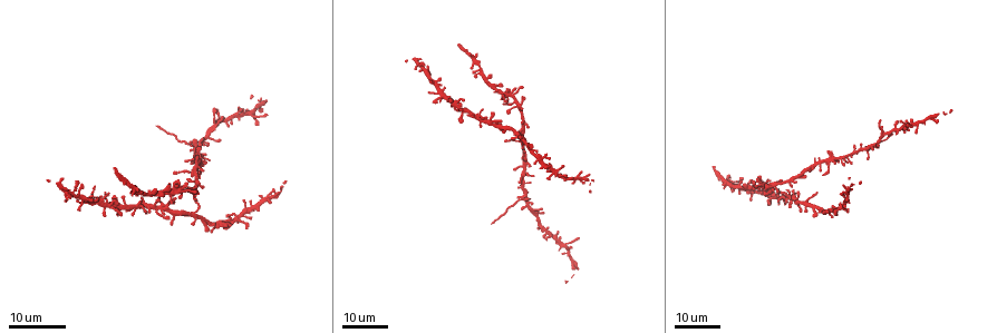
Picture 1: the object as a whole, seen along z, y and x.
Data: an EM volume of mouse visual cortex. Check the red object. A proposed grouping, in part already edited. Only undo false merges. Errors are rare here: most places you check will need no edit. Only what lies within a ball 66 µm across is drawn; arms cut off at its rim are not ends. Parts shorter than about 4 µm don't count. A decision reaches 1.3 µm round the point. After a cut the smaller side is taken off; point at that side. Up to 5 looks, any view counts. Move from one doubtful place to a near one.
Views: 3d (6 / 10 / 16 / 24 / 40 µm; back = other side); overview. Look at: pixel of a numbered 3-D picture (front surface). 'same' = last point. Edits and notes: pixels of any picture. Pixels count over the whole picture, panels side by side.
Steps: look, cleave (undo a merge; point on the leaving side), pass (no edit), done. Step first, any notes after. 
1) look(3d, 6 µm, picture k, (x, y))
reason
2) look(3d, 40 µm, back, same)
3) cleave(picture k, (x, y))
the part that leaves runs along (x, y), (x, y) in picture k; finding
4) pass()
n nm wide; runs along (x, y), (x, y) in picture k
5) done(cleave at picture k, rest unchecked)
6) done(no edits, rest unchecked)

look(3d, 24 µm, picture 1, (757, 192))
calibre changes

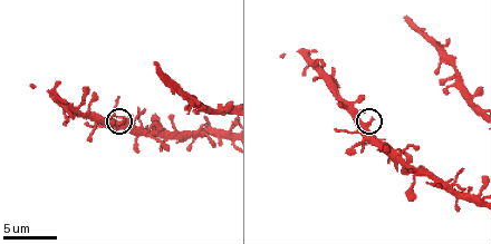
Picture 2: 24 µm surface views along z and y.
look(3d, 6 µm, picture 2, (362, 122))

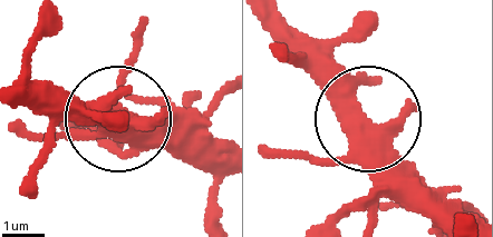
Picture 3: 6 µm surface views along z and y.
pass()
3 arms; continuous, no second cell

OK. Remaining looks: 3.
look(3d, 16 µm, picture 1, (171, 192))
four or more arms meet

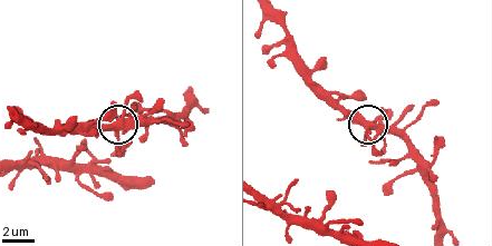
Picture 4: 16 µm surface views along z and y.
look(3d, 10 µm, picture 4, (114, 132))

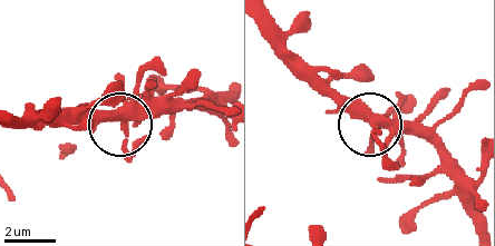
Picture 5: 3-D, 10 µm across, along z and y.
look(3d, 10 µm, back, picture 5, (372, 123))

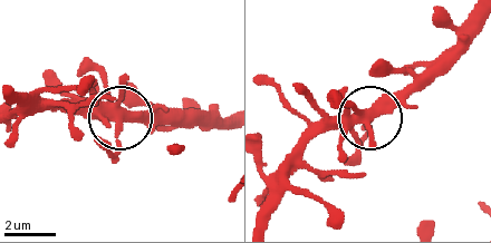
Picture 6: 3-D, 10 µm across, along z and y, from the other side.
pass()
runs along (263, 220), (280, 175), (316, 137), (367, 119), (430, 62) in picture 6; one cell here

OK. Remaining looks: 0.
done(no edits, rest unchecked)

